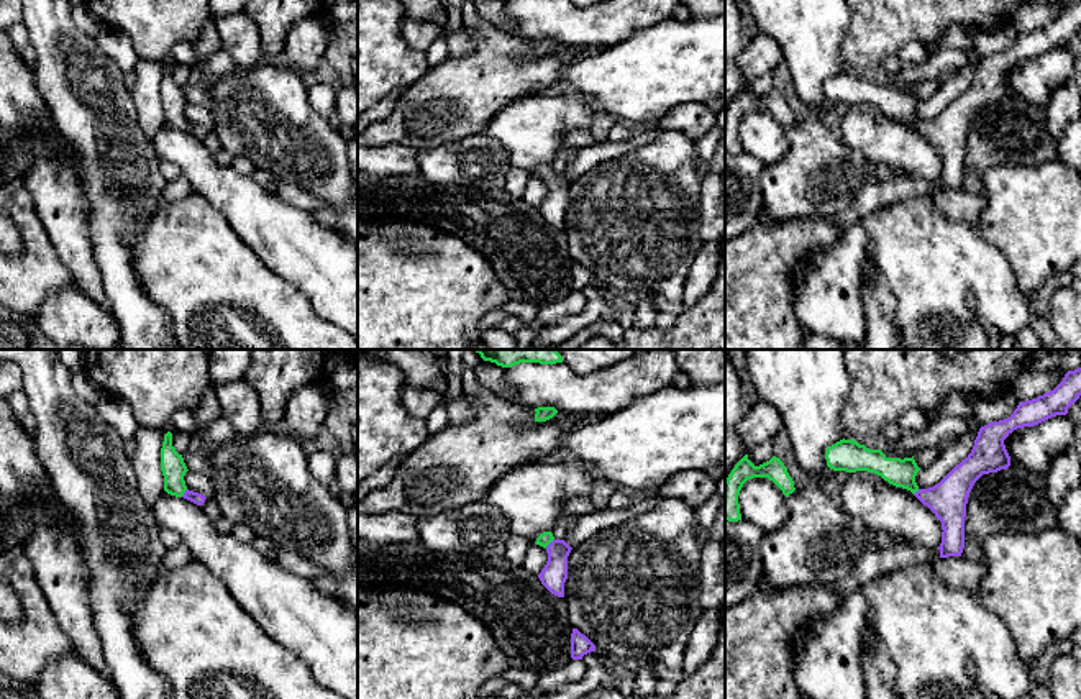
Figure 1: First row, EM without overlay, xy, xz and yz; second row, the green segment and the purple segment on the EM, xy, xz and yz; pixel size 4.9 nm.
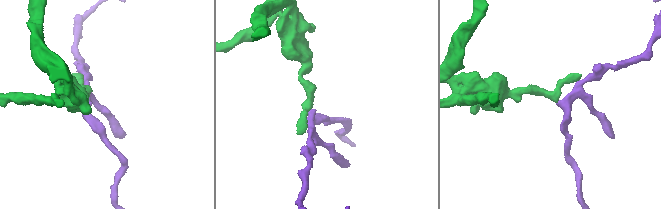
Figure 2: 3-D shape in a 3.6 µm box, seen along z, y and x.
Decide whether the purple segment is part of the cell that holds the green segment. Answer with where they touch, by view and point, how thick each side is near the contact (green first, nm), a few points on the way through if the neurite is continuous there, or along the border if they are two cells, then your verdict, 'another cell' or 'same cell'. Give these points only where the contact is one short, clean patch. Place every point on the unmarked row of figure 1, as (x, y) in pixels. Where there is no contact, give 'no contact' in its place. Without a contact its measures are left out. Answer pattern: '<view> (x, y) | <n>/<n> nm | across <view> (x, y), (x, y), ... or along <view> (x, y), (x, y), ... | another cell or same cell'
xz (548, 176) | 70/130 nm | across xz (545, 171), (548, 176), (553, 209) | same cell

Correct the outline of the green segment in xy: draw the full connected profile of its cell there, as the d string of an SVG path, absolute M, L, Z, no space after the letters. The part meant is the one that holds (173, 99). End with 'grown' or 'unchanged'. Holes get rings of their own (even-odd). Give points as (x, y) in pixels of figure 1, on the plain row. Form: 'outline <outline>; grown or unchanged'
outline M172 66L164 67L161 80L161 103L164 108L164 123L176 130L184 130L197 138L205 135L205 128L189 123L184 113L185 105L189 103L182 87L172 79Z; grown

